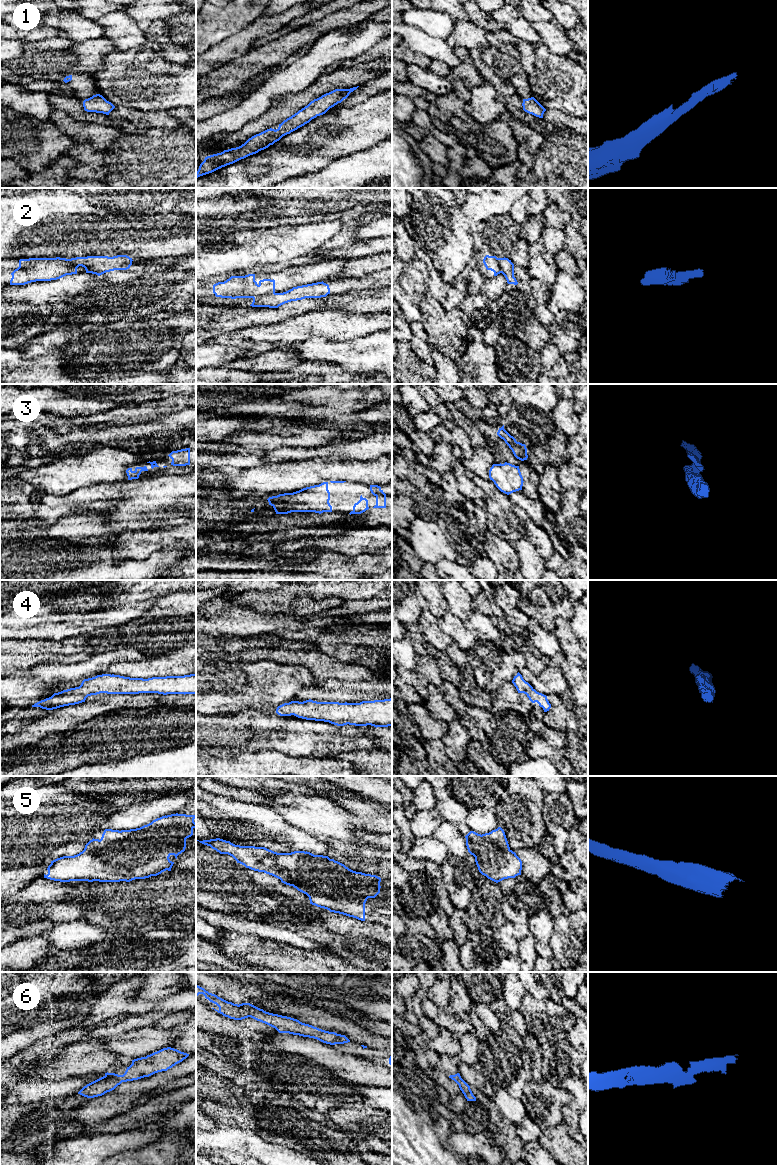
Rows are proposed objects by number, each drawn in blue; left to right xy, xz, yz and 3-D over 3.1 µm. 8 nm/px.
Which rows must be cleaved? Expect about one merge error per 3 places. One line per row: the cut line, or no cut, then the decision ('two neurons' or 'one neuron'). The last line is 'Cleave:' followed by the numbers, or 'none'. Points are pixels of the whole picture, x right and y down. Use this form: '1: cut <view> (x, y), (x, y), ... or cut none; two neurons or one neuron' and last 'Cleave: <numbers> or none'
1: cut none; one neuron
2: cut xz (274, 292), (253, 298); two neurons
3: cut none; one neuron
4: cut none; one neuron
5: cut none; one neuron
6: cut none; one neuron
Cleave: 2

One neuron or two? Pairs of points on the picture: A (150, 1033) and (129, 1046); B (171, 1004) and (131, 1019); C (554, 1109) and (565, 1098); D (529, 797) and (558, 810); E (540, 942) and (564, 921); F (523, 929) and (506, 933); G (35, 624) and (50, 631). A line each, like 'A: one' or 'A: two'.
A: one
B: one
C: one
D: two
E: two
F: two
G: one

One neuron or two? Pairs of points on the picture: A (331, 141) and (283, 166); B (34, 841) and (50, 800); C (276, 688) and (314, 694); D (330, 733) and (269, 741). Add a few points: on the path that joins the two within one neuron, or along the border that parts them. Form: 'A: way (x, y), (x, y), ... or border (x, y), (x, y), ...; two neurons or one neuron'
A: way (319, 151), (315, 151), (309, 157), (295, 157); one neuron
B: way (37, 831), (48, 820), (50, 810); one neuron
C: border (320, 684), (303, 687), (291, 700); two neurons
D: way (315, 738), (284, 741); one neuron

